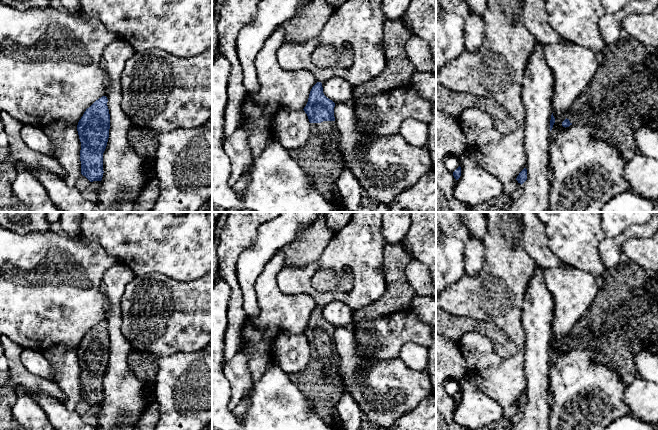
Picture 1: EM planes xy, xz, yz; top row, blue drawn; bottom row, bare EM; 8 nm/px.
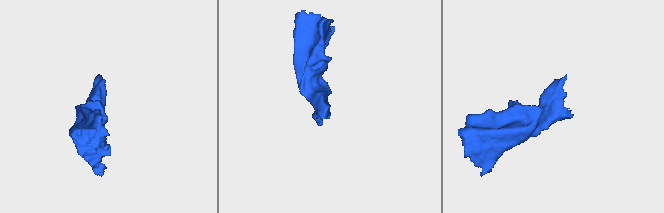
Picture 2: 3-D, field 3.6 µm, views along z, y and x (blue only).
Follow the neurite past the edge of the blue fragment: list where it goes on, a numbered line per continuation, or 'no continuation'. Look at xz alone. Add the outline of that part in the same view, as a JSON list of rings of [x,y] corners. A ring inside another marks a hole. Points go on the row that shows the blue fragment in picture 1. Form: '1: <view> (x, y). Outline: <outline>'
1: xz (320, 158). Outline: [[[335,121],[310,123],[311,131],[305,146],[290,150],[292,157],[306,172],[312,184],[335,207],[338,212],[348,212],[338,194],[337,180],[344,170],[344,162],[339,151],[339,132]]]

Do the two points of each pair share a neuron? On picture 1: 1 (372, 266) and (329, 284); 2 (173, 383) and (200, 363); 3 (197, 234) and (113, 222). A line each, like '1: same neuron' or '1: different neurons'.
1: different neurons
2: same neuron
3: same neuron

